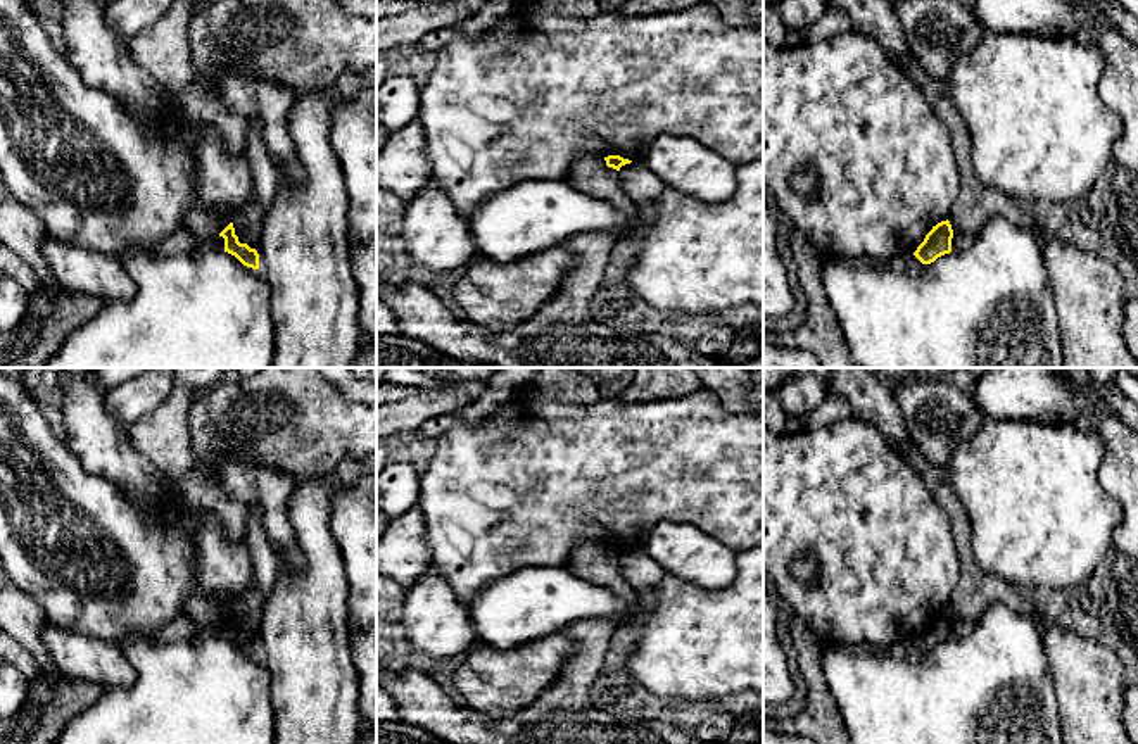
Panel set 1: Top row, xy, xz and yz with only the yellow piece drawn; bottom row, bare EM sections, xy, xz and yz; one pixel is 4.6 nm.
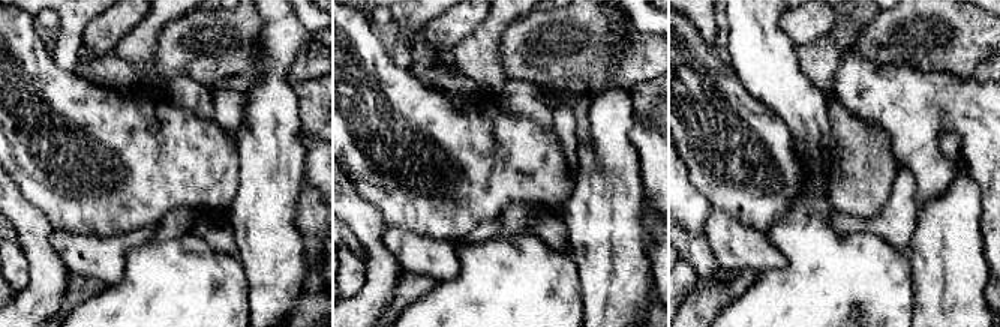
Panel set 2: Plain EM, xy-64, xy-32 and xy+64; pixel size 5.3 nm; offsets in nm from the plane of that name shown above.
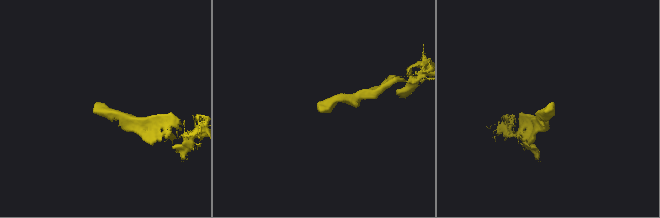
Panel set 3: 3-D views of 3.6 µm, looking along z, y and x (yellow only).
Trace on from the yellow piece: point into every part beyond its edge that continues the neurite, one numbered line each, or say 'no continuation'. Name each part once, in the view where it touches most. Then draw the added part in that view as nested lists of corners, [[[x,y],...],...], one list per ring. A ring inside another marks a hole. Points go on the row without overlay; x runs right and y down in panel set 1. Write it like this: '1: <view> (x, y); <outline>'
no continuation

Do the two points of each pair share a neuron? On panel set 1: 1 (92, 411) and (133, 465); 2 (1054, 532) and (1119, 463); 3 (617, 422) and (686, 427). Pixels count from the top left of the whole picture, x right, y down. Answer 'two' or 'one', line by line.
1: one
2: two
3: one

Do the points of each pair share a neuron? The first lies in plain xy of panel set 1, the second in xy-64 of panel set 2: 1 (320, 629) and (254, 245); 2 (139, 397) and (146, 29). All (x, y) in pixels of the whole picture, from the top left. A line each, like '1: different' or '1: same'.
1: same
2: different

